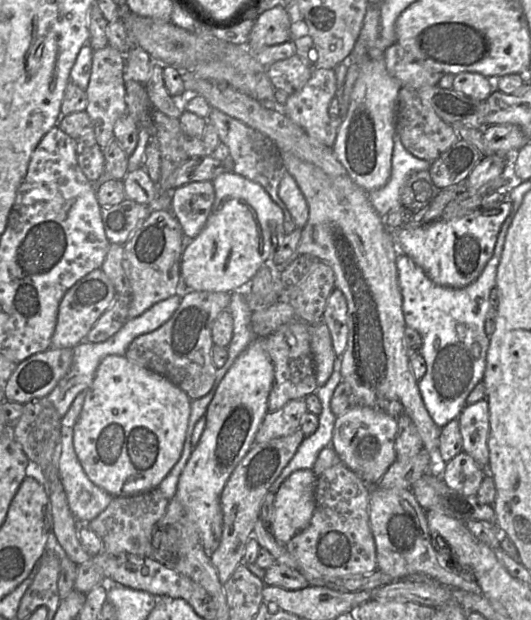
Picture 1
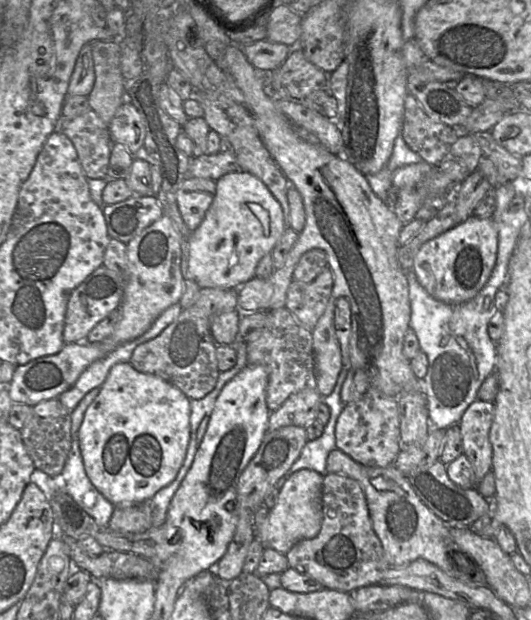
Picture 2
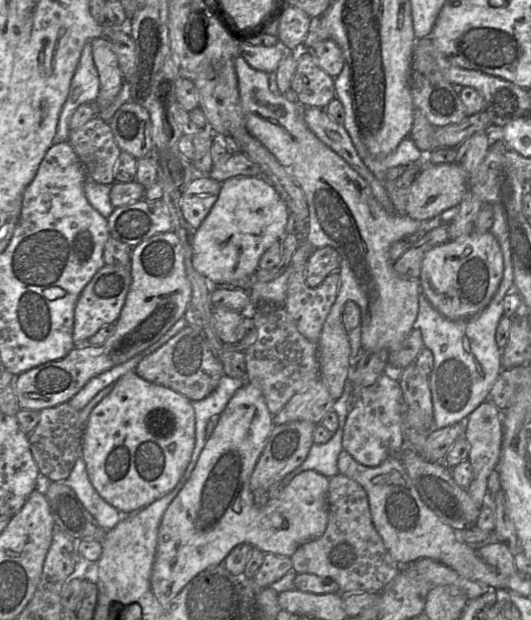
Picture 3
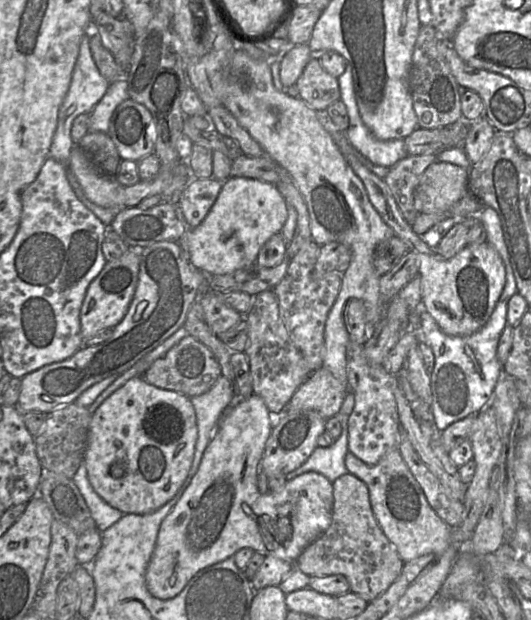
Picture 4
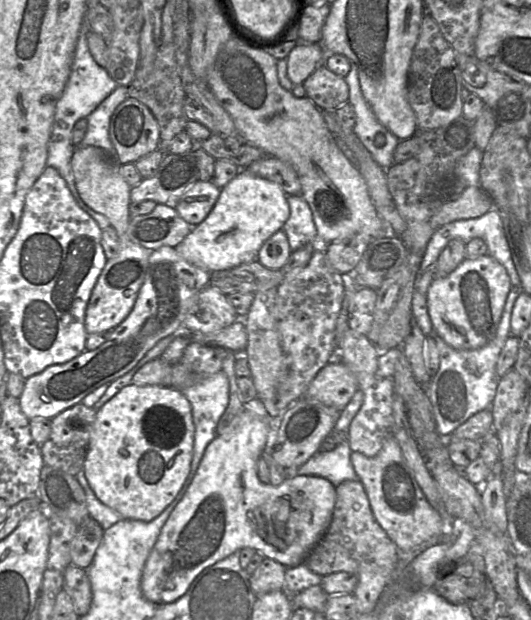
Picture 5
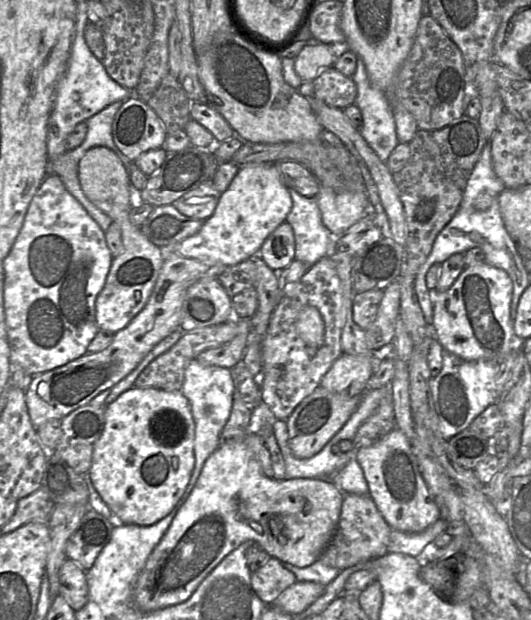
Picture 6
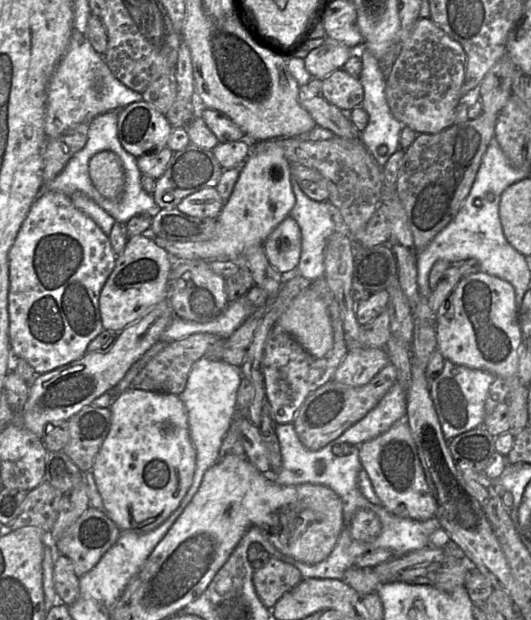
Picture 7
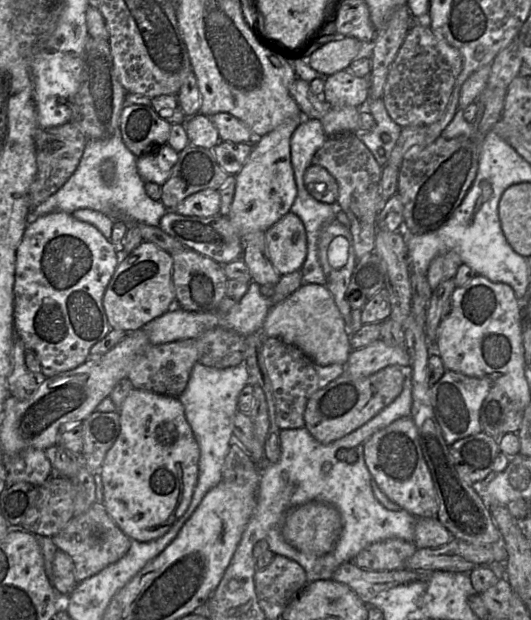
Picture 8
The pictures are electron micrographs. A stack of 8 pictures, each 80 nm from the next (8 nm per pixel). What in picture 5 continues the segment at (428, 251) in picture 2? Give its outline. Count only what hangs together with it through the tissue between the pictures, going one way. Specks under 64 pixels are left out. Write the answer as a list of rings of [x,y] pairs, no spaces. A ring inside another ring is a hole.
[[[486,254],[475,259],[465,258],[447,276],[435,276],[428,288],[426,297],[433,332],[455,349],[485,346],[496,334],[509,289],[509,276],[493,257]]]

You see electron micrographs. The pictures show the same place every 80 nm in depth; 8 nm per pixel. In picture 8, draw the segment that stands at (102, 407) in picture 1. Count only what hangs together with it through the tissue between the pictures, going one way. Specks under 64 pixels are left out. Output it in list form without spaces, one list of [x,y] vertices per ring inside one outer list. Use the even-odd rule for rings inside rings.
[[[132,389],[118,409],[120,432],[100,467],[103,505],[131,540],[149,542],[163,536],[189,507],[198,478],[199,446],[177,397]]]

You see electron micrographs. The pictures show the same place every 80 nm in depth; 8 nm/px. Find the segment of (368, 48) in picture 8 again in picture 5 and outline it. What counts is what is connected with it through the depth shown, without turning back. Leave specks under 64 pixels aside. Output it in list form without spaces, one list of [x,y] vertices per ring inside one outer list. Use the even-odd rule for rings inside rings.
[[[320,43],[314,44],[297,44],[287,56],[287,75],[295,84],[302,84],[307,77],[320,65],[324,64],[327,55],[334,53],[326,53]]]

